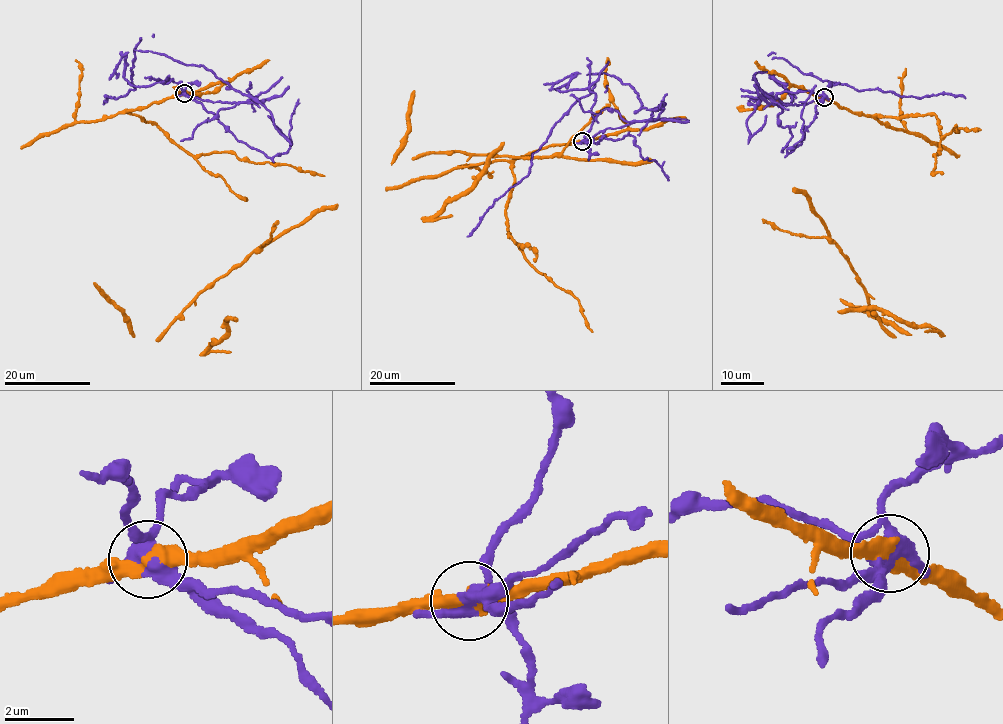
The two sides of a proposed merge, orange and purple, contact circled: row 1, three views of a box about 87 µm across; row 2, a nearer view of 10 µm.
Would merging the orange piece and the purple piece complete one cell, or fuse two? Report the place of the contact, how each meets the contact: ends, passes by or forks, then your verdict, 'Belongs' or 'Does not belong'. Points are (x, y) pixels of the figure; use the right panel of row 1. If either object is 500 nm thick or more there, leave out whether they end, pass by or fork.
Place: (824, 97). At the ring orange passes by. At the ring purple forks. Does not belong

